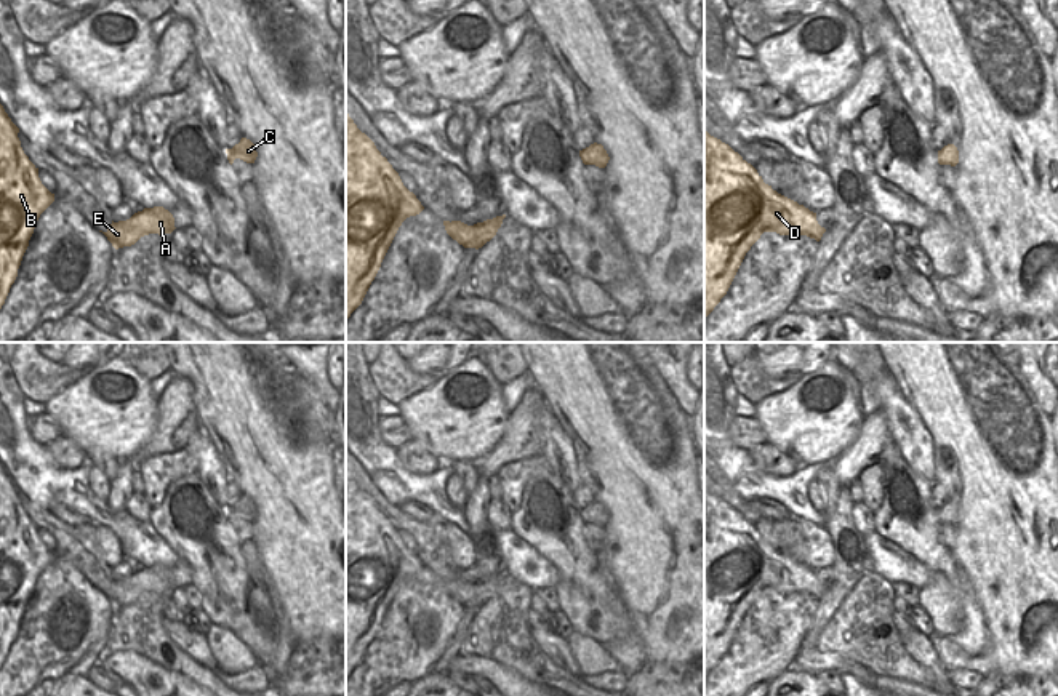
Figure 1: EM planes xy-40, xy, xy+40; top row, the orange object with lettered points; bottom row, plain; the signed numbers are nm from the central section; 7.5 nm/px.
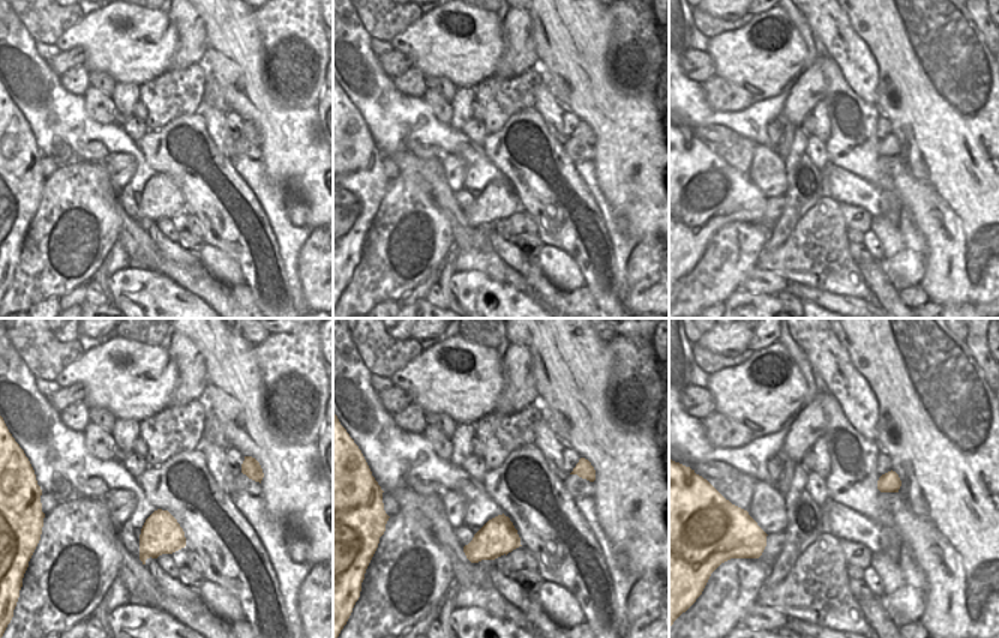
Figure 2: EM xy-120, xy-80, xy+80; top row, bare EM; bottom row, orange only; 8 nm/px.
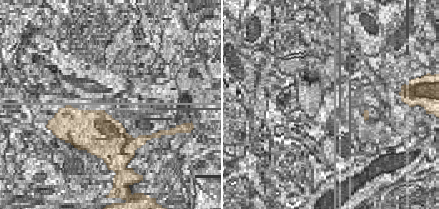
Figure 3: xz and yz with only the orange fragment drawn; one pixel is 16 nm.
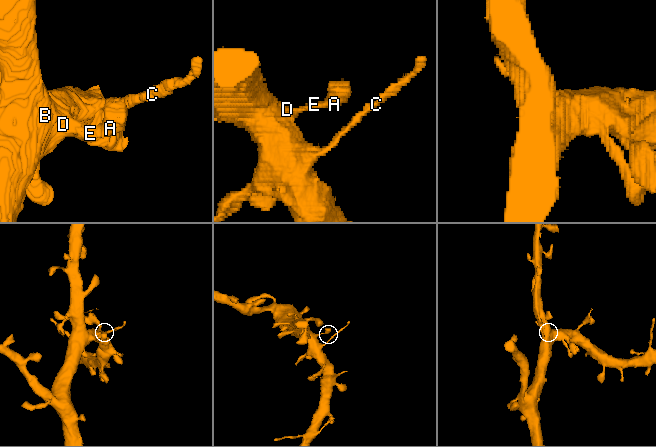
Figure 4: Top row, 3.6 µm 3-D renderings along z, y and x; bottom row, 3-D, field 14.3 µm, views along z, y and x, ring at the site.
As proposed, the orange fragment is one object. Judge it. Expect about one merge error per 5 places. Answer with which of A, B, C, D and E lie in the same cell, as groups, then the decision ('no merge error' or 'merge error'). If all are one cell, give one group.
A B C D E; no merge error

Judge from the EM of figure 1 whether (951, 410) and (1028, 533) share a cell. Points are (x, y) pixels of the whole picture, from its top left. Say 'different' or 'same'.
same

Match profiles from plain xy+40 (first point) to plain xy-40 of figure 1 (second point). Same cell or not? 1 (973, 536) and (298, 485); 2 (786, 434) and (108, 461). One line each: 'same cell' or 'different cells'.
1: same cell
2: different cells

